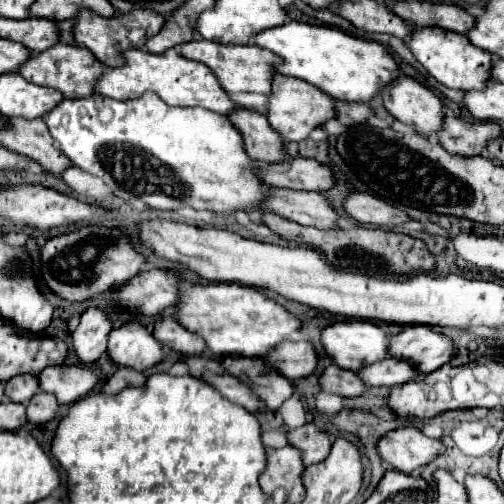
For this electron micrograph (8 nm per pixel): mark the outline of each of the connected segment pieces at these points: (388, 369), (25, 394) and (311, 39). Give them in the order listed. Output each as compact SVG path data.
M396 358L380 360L378 364L370 364L358 372L358 376L368 386L386 386L386 388L402 386L408 380L412 380L416 374L418 372L412 364L408 364L404 360L396 360Z
M22 374L22 376L14 376L14 380L6 382L6 398L12 402L20 402L20 404L28 404L30 398L40 390L38 378L30 376L30 374Z
M290 20L282 26L254 34L250 42L280 58L280 62L274 64L276 72L300 78L326 92L334 100L368 102L378 94L382 84L388 84L396 78L398 70L398 64L382 44L350 36L334 26L316 26Z

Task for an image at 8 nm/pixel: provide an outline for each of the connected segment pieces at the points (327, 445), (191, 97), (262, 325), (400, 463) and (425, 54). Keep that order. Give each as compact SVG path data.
M308 422L300 428L294 428L288 432L288 442L304 452L304 464L318 464L326 460L332 448L332 438L326 430L320 430L314 426L314 422Z
M130 48L124 50L122 56L124 56L124 64L104 68L102 76L94 84L96 94L110 96L116 100L132 100L142 96L146 90L152 90L168 106L200 106L218 114L226 114L236 108L236 104L232 104L226 92L218 86L216 76L204 64L178 56L174 48L162 54L150 54L140 48Z
M242 284L184 286L178 302L178 318L190 332L202 336L206 346L218 356L266 358L270 348L276 348L300 330L300 320L284 306L268 298L264 292Z
M404 426L388 432L378 442L378 452L392 468L412 474L418 468L430 464L434 458L446 452L446 446L438 438L426 436L416 426Z
M414 28L410 38L406 40L406 46L410 48L410 52L414 54L414 58L426 68L428 74L432 74L440 84L448 86L448 88L456 88L462 92L468 90L480 90L484 86L484 82L490 78L488 70L490 70L490 62L492 62L492 54L476 48L470 44L470 40L466 38L466 34L458 34L458 32L450 32L450 30L442 30L442 28Z

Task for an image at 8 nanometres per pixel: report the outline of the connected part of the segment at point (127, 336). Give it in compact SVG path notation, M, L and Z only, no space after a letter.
M138 320L126 322L110 332L108 354L116 366L136 368L140 372L160 364L166 358L162 344L158 344L152 332Z

